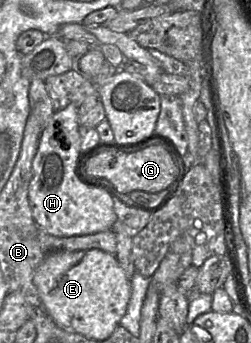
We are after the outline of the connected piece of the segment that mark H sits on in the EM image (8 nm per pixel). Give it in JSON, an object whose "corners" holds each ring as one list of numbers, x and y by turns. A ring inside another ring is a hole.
{"corners":[[69,104,63,110,54,112,49,123,41,131,37,152,32,163,28,199,34,221,47,233,57,237,88,235,111,230,118,219,114,210,113,197,104,189,86,186,74,174,76,158,81,151,78,122,80,105]]}

